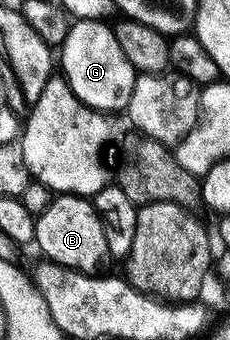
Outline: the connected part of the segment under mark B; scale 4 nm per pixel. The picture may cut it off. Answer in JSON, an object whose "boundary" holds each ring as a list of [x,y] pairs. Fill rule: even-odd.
{"boundary":[[[63,193],[55,196],[51,200],[50,206],[37,214],[34,222],[34,241],[38,249],[42,252],[43,258],[55,261],[65,269],[77,269],[79,273],[93,274],[102,265],[102,260],[107,260],[108,243],[104,239],[104,227],[98,217],[98,212],[94,210],[93,200],[85,197],[75,197],[73,193]]]}

